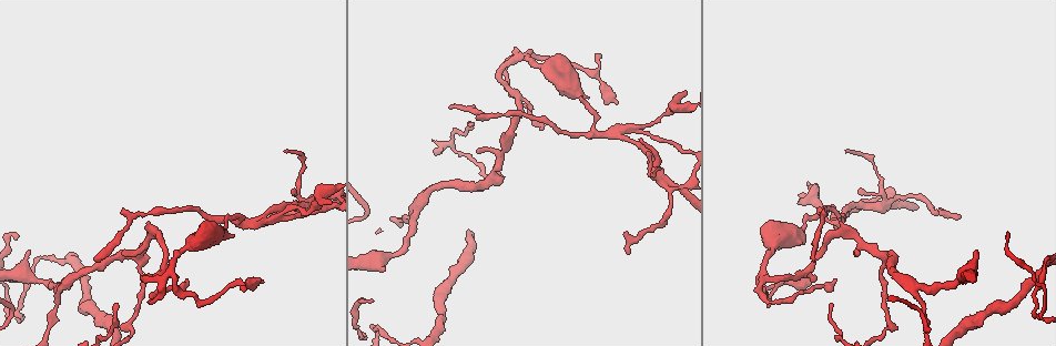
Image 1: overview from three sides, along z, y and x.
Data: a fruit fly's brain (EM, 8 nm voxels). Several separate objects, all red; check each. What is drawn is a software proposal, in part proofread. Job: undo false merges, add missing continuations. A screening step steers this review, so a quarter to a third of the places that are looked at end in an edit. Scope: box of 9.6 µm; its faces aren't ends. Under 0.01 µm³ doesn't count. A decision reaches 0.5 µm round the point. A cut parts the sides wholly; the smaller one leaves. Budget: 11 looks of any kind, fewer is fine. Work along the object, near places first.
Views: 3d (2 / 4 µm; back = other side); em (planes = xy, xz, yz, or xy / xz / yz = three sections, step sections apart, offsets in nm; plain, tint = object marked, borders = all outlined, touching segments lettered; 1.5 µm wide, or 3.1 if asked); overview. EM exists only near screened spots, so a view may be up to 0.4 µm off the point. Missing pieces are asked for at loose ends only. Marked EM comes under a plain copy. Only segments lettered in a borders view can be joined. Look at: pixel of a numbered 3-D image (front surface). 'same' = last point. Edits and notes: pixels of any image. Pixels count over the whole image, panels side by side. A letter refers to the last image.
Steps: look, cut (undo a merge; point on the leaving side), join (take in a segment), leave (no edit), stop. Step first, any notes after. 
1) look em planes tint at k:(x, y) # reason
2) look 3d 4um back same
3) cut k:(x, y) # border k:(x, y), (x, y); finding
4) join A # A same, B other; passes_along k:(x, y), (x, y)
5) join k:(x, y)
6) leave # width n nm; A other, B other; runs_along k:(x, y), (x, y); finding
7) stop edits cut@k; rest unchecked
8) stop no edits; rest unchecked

look 3d 2um at 1:(807, 280)

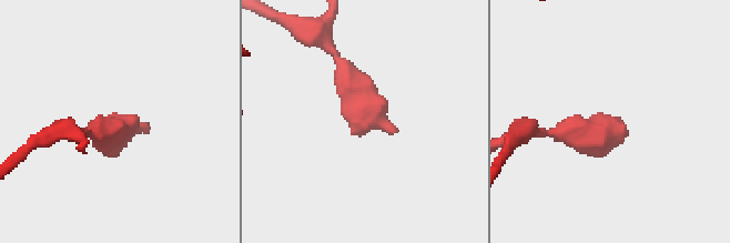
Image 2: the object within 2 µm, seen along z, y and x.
look em planes borders at 2:(622, 122)

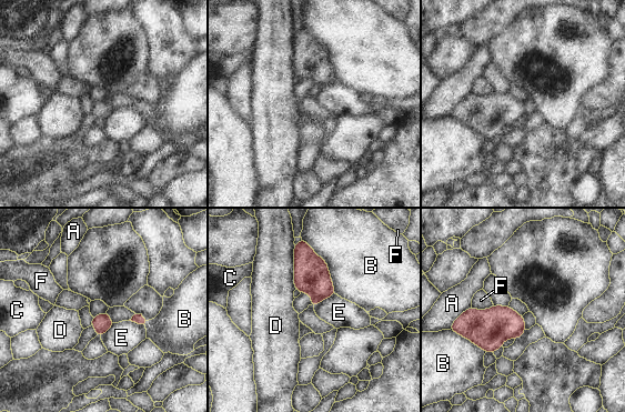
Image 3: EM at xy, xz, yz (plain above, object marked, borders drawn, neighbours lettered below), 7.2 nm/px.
leave # A other, B other, C other, D other, E other, F other; border 3:(334, 293), (313, 307); none of them fits

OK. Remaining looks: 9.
look 3d 4um at 1:(841, 213) # three arms meet

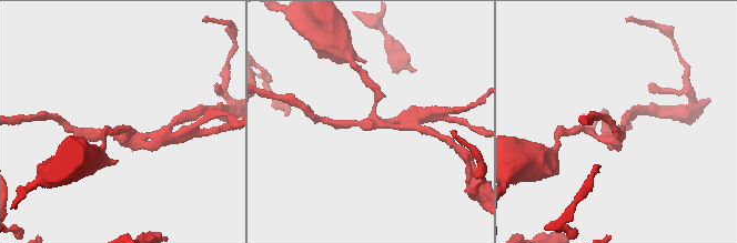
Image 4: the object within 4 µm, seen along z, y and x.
look em xy step 8 tint at 4:(621, 130) # arms 3; need the tissue

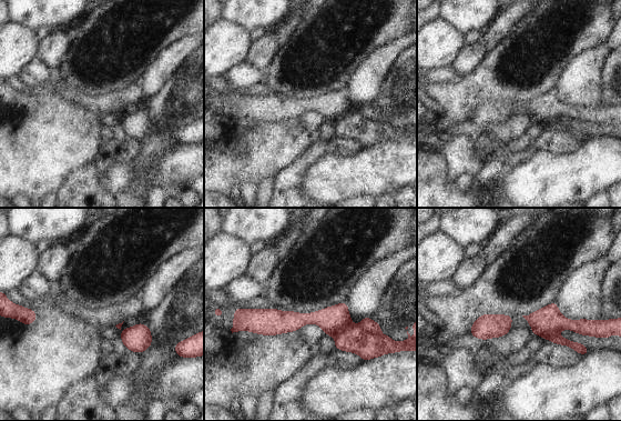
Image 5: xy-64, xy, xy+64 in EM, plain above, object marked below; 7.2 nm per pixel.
look em xz step 8 borders same

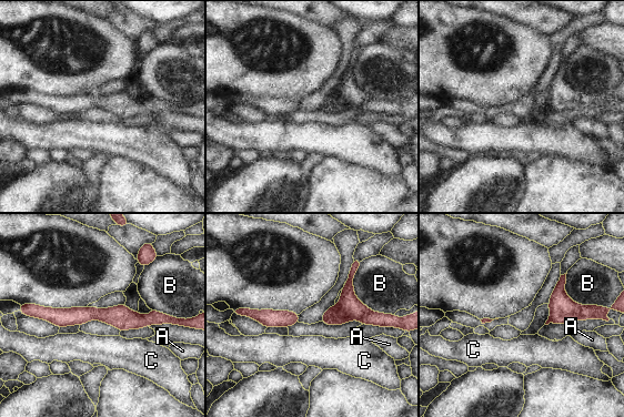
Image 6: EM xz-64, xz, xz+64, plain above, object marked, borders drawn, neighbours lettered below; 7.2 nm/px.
cut 6:(332, 316) # A other, B other, C other; part_leaving 6:(28, 308), (52, 315), (160, 317); two cells meet here

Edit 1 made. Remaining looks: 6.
look overview # see it whole again

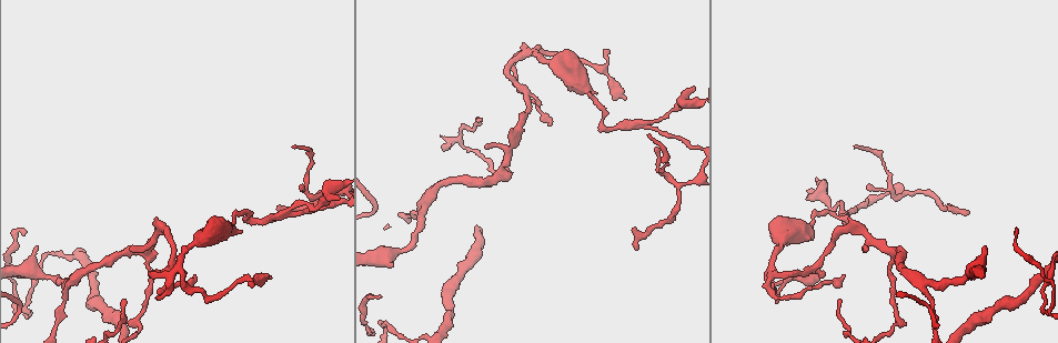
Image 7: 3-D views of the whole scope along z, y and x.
look em xy step 8 tint at 7:(169, 267) # narrows sharply

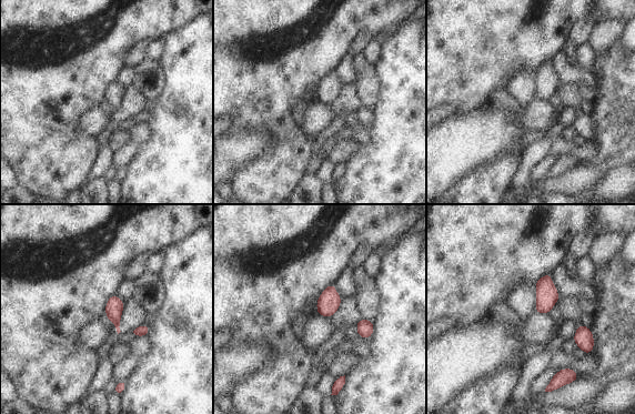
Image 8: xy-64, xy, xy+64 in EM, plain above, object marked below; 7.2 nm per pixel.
look em xy step 8 borders same # what lies round it

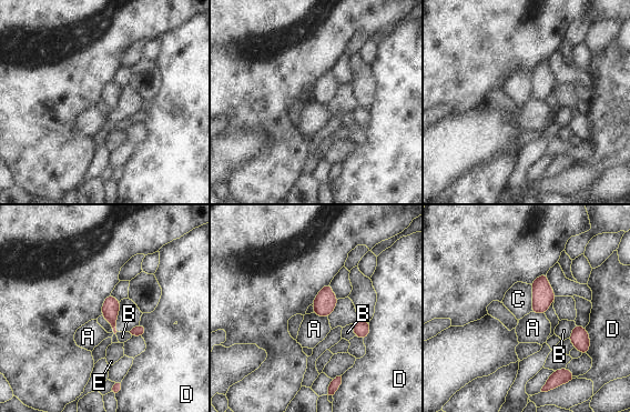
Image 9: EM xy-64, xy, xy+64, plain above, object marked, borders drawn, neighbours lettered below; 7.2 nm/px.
leave # width 130 nm; A other, B other, C other, D other, E other; border 9:(101, 315), (113, 331); one cell here

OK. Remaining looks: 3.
look em yz step 4 borders at 7:(24, 229) # free end

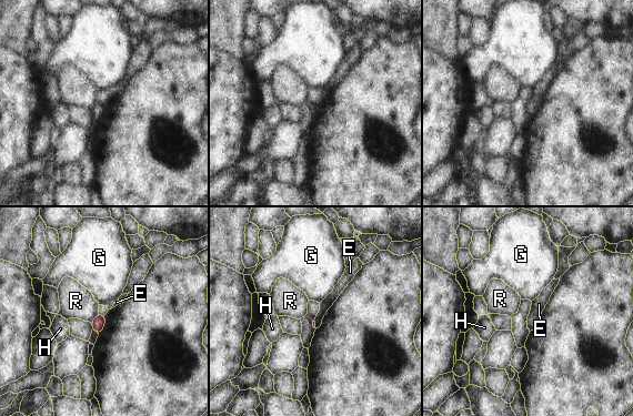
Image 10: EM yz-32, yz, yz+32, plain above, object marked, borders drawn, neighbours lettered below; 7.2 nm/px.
look em planes borders same # another direction

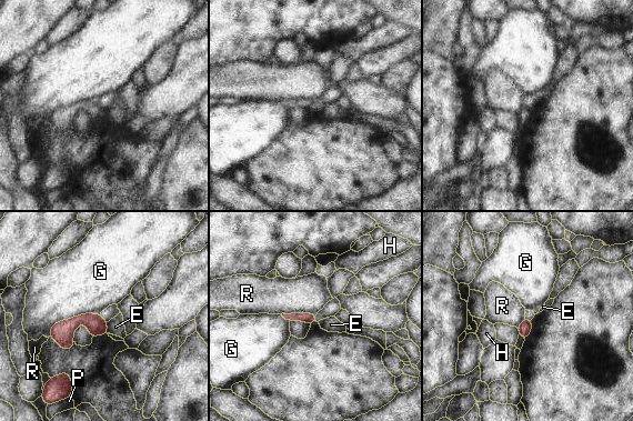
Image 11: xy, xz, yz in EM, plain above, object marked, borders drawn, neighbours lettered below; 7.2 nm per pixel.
leave # E other, G other, H other, P other, R other; border 11:(315, 313), (288, 312), (281, 314); no lettered segment goes on from it

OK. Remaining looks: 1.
stop edits cut@6; rest unchecked

